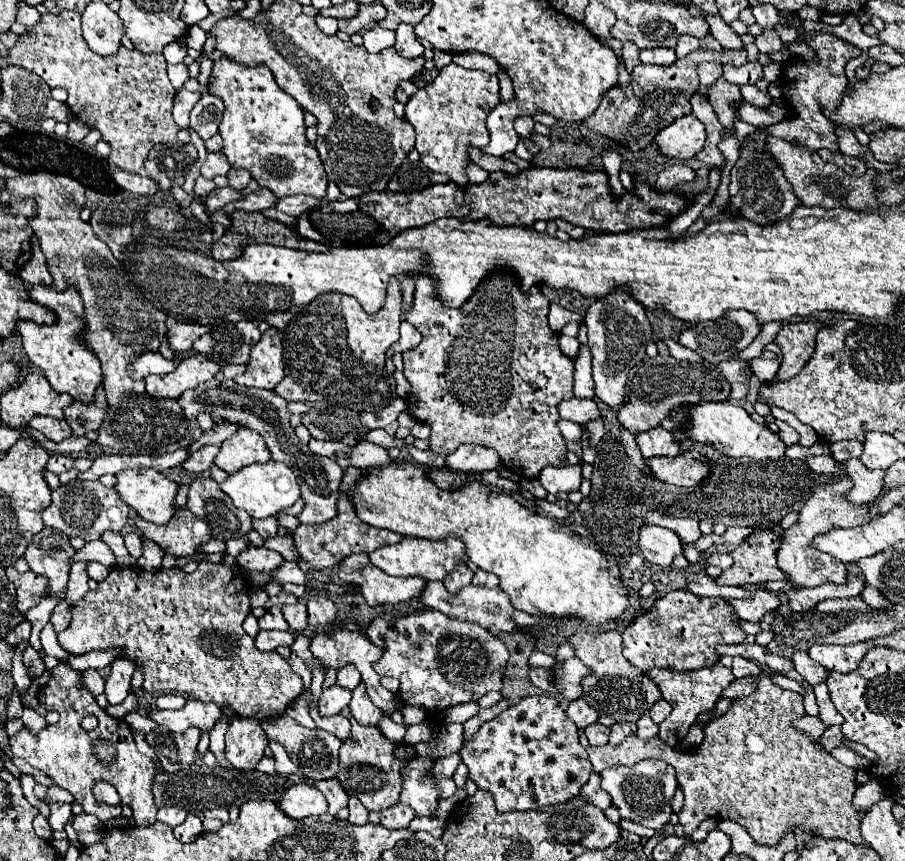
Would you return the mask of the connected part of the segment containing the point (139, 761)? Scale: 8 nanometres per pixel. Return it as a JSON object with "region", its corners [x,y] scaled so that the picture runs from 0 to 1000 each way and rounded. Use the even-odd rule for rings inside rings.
{"region":[[[69,767],[60,778],[51,778],[44,787],[35,790],[33,801],[24,808],[24,818],[35,820],[46,832],[53,825],[62,822],[66,827],[66,836],[64,841],[53,843],[42,852],[35,852],[31,846],[24,846],[20,852],[11,857],[13,876],[27,880],[33,890],[44,892],[53,901],[57,901],[66,915],[82,922],[84,931],[93,936],[95,945],[108,948],[113,957],[134,948],[137,934],[146,936],[150,957],[168,957],[170,955],[168,913],[173,899],[170,885],[150,871],[148,852],[144,852],[139,839],[122,834],[106,818],[104,808],[97,806],[97,801],[77,801],[77,785],[88,785],[88,780],[82,780],[75,774],[75,769]],[[99,829],[108,832],[108,843],[104,848],[93,848],[88,839]],[[106,906],[122,908],[133,922],[133,934],[119,935],[108,931],[102,925],[102,911]]]}

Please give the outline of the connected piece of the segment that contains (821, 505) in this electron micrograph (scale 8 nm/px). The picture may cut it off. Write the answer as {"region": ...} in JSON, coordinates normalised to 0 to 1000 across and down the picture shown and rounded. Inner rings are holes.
{"region":[[[939,555],[926,557],[922,562],[904,564],[897,571],[895,581],[886,588],[882,606],[866,618],[864,632],[862,632],[862,639],[860,639],[860,657],[866,664],[871,664],[873,678],[880,678],[880,681],[906,681],[906,678],[913,678],[913,676],[930,678],[935,674],[935,657],[928,650],[924,650],[924,648],[906,641],[904,636],[899,636],[897,627],[899,627],[899,623],[904,623],[908,618],[915,618],[919,611],[955,611],[955,609],[959,609],[959,606],[975,599],[964,588],[939,583],[935,578],[935,574],[937,574],[937,569],[941,569],[941,564],[944,562],[941,562]]]}

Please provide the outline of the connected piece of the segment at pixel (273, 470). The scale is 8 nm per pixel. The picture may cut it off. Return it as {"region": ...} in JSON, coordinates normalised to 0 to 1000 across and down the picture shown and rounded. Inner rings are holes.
{"region":[[[296,534],[292,539],[283,537],[283,539],[267,544],[265,548],[256,551],[250,560],[245,560],[243,567],[259,581],[261,590],[272,592],[278,602],[305,599],[331,578],[331,564],[329,564],[323,546],[316,539],[303,537],[303,534]]]}

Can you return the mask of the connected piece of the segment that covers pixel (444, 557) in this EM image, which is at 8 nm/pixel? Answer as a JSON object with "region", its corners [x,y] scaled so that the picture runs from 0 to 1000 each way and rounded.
{"region":[[[446,625],[440,632],[433,634],[422,634],[418,639],[413,639],[409,643],[411,655],[418,657],[420,662],[424,662],[427,667],[433,669],[464,669],[469,674],[491,674],[497,664],[504,662],[506,655],[515,655],[517,646],[513,639],[513,632],[506,625],[497,625],[497,627],[469,627],[469,625]]]}

